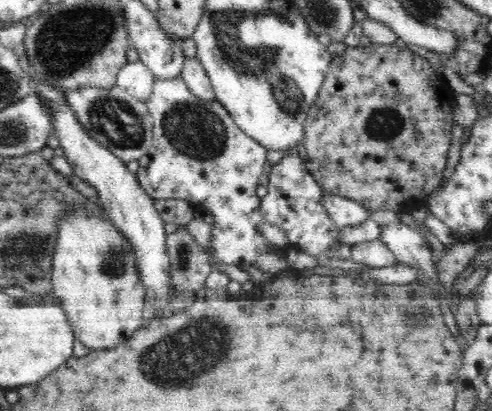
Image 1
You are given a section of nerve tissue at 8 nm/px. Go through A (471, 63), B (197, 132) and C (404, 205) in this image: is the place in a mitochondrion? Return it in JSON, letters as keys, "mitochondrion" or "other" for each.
{"A":"other","B":"mitochondrion","C":"other"}

